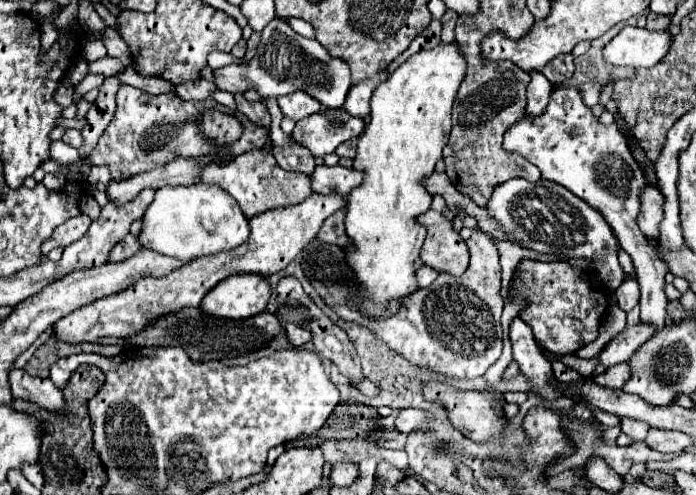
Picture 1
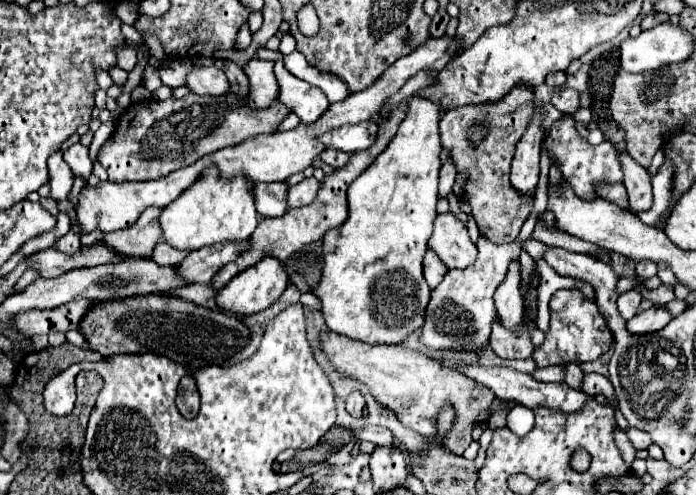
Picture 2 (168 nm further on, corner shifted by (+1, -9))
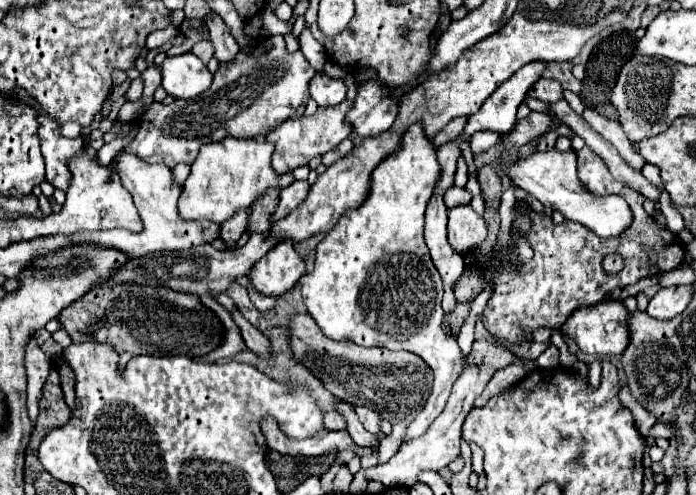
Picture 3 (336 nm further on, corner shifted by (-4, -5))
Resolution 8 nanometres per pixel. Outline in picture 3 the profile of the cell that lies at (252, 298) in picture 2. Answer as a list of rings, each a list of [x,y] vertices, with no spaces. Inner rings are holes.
[[[290,240],[276,244],[250,270],[250,282],[262,296],[282,296],[294,288],[304,274],[304,260],[294,252]]]

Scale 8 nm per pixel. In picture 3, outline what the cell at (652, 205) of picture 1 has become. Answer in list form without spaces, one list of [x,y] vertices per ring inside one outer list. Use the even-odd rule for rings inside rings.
[[[586,108],[582,116],[598,134],[602,134],[618,150],[618,154],[622,154],[622,158],[626,158],[626,162],[630,162],[630,166],[634,166],[634,170],[642,170],[644,168],[644,164],[646,164],[644,158],[634,150],[632,142],[624,134],[620,122],[608,120],[608,118],[600,116],[598,112],[594,112],[590,108]]]

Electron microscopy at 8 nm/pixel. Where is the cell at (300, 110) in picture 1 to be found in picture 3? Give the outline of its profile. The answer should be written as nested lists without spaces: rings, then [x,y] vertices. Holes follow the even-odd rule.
[[[316,74],[310,82],[310,96],[318,106],[336,106],[346,98],[346,86],[342,80],[334,80],[324,74]]]

